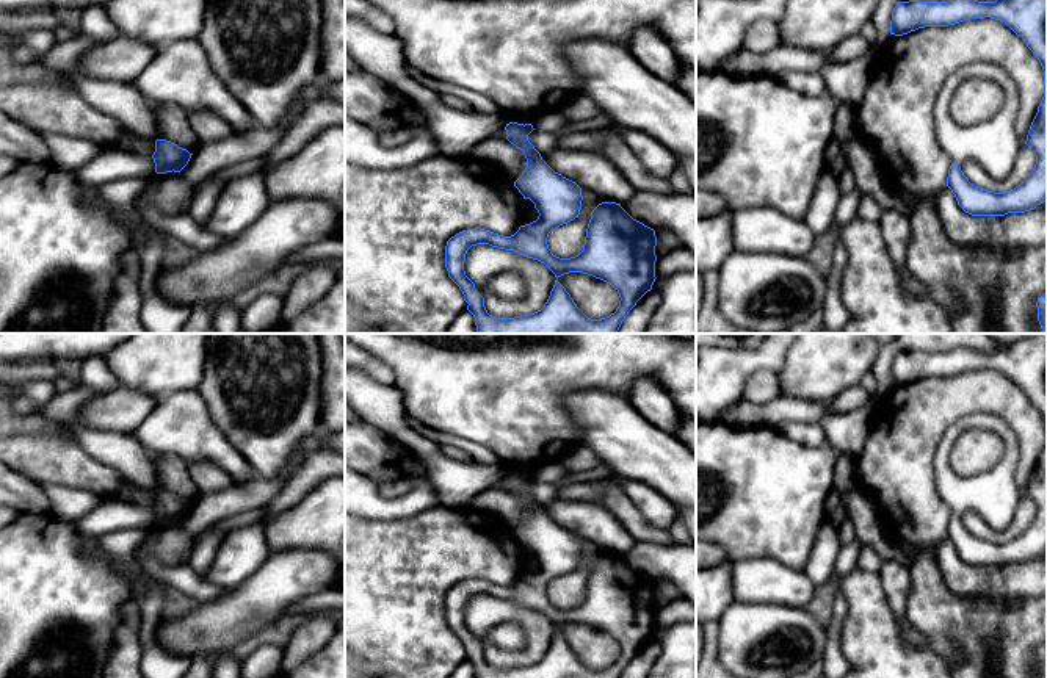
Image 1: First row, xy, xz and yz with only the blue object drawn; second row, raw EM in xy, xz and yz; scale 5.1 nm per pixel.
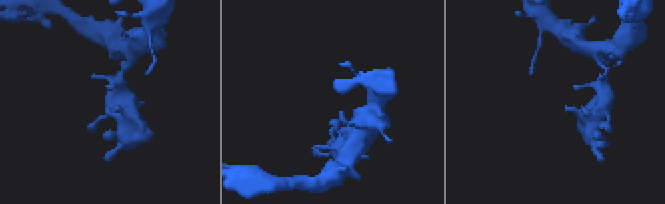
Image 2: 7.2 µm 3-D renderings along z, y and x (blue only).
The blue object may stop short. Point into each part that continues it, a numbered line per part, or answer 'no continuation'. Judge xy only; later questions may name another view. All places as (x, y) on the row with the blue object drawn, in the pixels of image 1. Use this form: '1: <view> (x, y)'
no continuation

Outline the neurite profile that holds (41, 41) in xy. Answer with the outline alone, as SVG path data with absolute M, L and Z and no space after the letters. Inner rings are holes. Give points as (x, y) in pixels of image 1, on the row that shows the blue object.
M36 30L19 34L14 39L16 42L25 44L36 58L42 58L58 42L49 30Z

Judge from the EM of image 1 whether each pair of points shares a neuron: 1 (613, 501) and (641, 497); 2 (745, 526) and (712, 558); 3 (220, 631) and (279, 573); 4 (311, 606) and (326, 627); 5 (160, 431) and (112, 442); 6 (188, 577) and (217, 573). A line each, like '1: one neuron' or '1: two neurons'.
1: two neurons
2: two neurons
3: one neuron
4: two neurons
5: two neurons
6: two neurons

